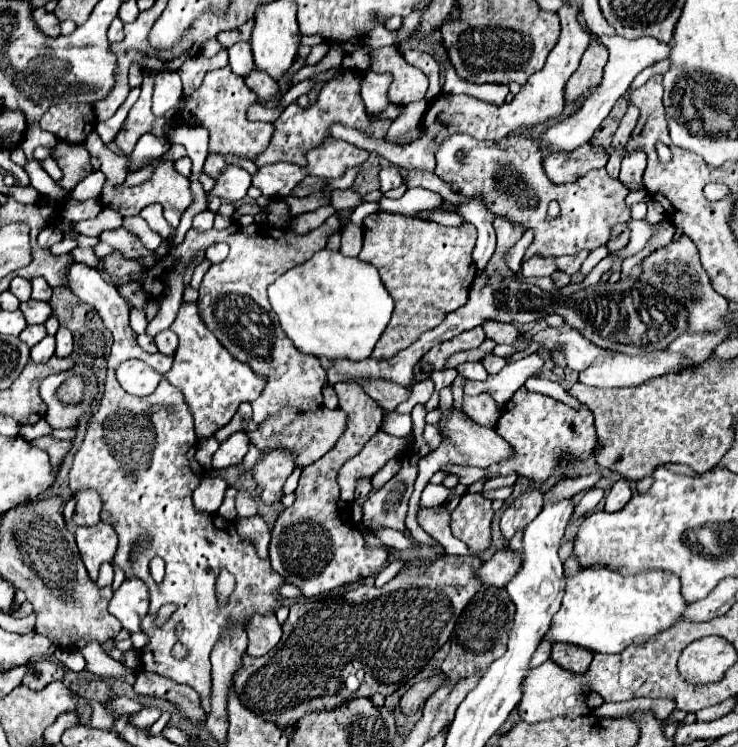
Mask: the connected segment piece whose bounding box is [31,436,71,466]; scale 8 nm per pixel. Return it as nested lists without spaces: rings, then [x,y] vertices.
[[[51,436],[37,438],[37,440],[33,440],[31,444],[47,450],[49,456],[51,456],[51,462],[53,462],[55,466],[59,466],[59,464],[63,462],[65,454],[71,450],[71,442],[69,442],[69,440],[57,440],[57,438],[51,438]]]

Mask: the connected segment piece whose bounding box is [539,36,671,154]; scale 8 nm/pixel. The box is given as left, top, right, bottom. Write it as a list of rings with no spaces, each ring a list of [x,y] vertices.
[[[595,36],[599,44],[603,44],[607,50],[609,50],[609,62],[607,62],[607,68],[605,68],[605,76],[601,80],[601,84],[595,88],[595,92],[591,92],[583,104],[579,106],[577,112],[573,112],[571,116],[567,116],[565,120],[559,120],[557,124],[553,124],[541,138],[539,138],[539,144],[541,144],[541,150],[543,154],[547,154],[549,150],[575,150],[579,148],[581,144],[589,142],[591,136],[595,134],[595,130],[599,128],[599,124],[603,122],[603,118],[611,112],[613,104],[625,94],[625,90],[631,86],[633,78],[645,70],[647,66],[659,62],[659,60],[665,60],[669,56],[669,50],[671,46],[669,44],[663,44],[651,36],[643,36],[643,38],[637,38],[637,40],[627,40],[627,38],[621,38],[621,36]]]

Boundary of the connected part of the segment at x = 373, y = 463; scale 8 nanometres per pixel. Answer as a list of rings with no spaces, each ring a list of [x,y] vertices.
[[[377,432],[365,446],[363,450],[351,458],[349,462],[343,464],[343,468],[339,470],[337,482],[341,488],[341,498],[345,502],[353,502],[355,496],[355,482],[361,476],[375,476],[385,464],[387,460],[395,458],[395,456],[405,456],[411,450],[407,450],[409,444],[405,438],[395,438],[395,436],[383,436],[383,432]]]

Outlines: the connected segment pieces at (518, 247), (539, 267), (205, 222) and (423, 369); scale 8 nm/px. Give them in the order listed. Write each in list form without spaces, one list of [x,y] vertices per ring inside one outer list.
[[[531,230],[525,232],[525,234],[521,236],[521,240],[517,240],[515,246],[511,246],[511,248],[505,252],[503,260],[505,260],[505,264],[509,266],[511,272],[519,274],[519,264],[523,262],[523,254],[525,254],[525,250],[527,250],[529,244],[531,244]]]
[[[533,256],[531,260],[523,262],[523,270],[521,274],[525,278],[531,278],[531,276],[551,276],[555,272],[555,264],[553,264],[553,258],[541,258],[541,256]]]
[[[203,210],[203,212],[199,212],[199,214],[193,218],[193,228],[199,230],[199,232],[211,230],[211,228],[213,228],[213,220],[215,220],[215,214],[213,214],[211,210]]]
[[[419,360],[417,364],[415,364],[415,370],[413,370],[413,382],[407,386],[407,390],[411,390],[417,382],[421,382],[421,380],[425,380],[425,378],[429,378],[429,374],[433,372],[433,368],[429,366],[429,364],[425,364],[425,360]]]

